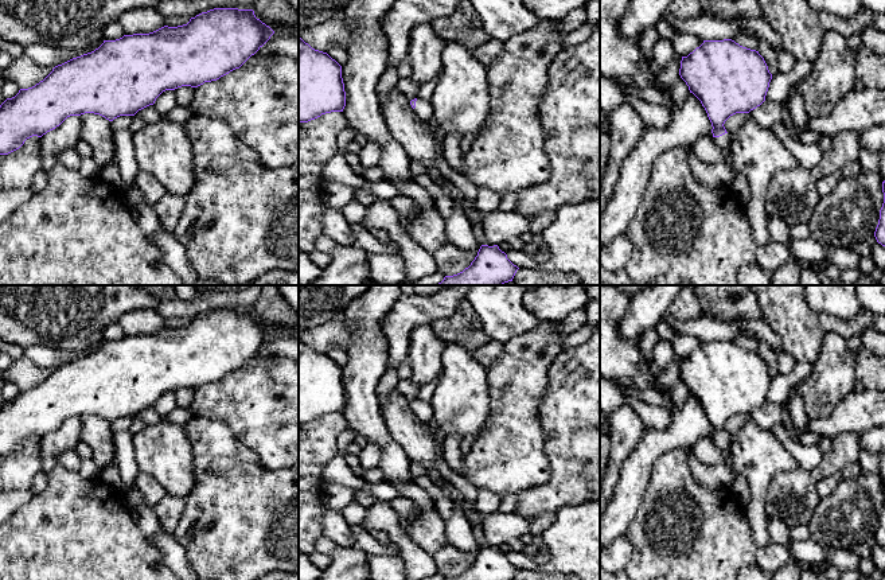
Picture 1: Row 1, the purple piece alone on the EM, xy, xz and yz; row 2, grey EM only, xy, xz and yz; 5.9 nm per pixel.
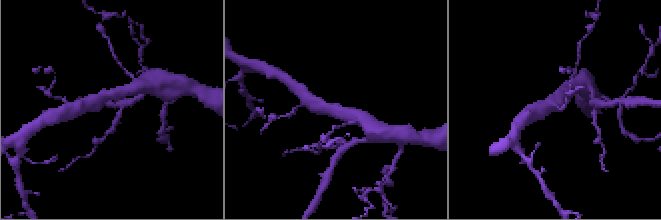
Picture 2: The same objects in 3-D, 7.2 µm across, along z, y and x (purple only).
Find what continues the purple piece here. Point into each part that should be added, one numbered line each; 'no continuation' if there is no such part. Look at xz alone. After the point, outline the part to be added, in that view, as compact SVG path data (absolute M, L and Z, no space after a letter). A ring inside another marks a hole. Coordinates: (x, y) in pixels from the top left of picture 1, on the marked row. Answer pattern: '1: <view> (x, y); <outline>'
1: xz (424, 109); M417 98L414 112L421 118L429 120L432 118L432 114L433 114L433 106L430 102Z

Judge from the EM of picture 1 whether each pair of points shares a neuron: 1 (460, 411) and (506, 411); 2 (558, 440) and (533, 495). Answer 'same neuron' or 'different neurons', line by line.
1: different neurons
2: same neuron

